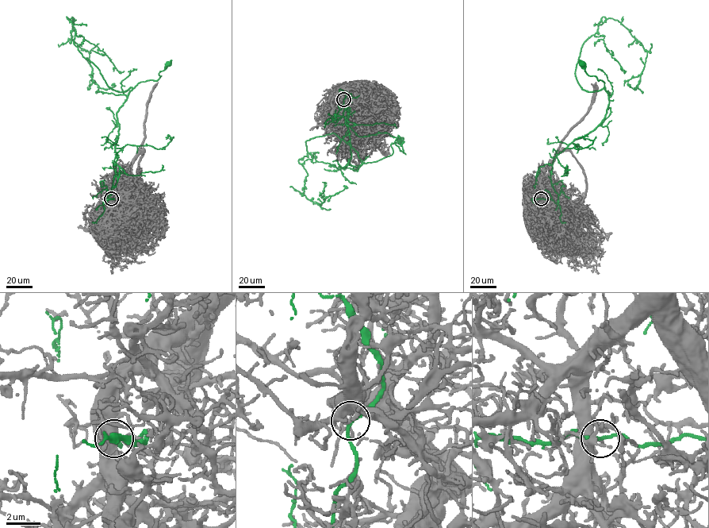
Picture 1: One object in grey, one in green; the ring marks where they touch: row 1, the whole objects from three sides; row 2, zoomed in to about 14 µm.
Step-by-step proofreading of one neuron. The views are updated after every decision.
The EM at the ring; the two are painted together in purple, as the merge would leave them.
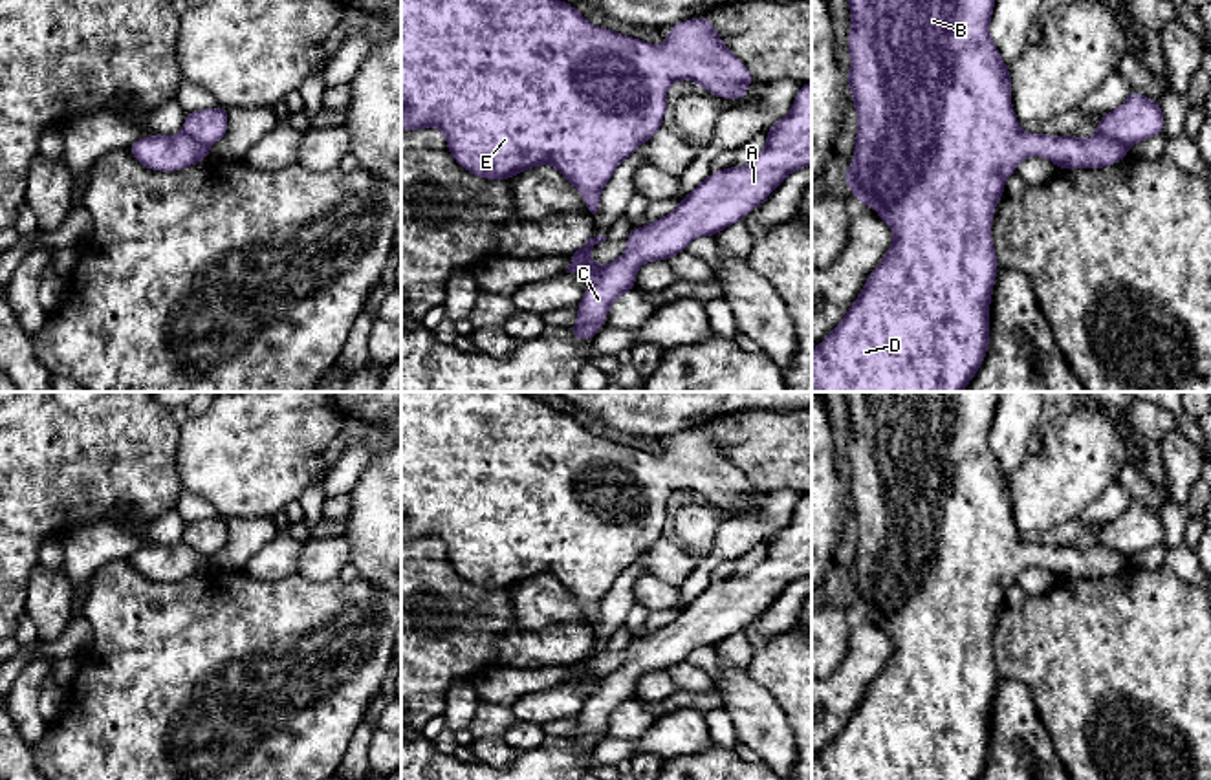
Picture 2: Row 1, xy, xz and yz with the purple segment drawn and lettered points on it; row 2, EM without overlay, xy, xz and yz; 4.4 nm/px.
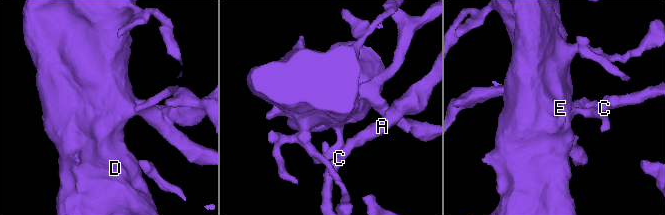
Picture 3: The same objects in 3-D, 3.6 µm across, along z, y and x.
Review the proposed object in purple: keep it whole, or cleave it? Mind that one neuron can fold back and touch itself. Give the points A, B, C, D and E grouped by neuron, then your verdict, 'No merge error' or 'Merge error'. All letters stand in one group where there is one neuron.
Groups: A C / B D E. Merge error

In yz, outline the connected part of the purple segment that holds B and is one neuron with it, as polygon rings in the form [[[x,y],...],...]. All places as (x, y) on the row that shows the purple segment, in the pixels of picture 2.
[[[848,0],[852,26],[848,33],[850,73],[846,82],[857,112],[857,135],[854,161],[846,168],[845,183],[854,192],[856,201],[870,205],[892,229],[894,242],[867,278],[845,319],[812,350],[812,392],[964,392],[984,363],[989,346],[989,302],[998,269],[991,223],[995,203],[1004,196],[1006,179],[1015,172],[1017,165],[1030,156],[1046,157],[1057,168],[1103,168],[1129,156],[1123,145],[1099,132],[1088,139],[1079,139],[1074,134],[1046,135],[1020,130],[1020,123],[1011,106],[1009,68],[1002,62],[989,35],[995,2],[997,0]]]

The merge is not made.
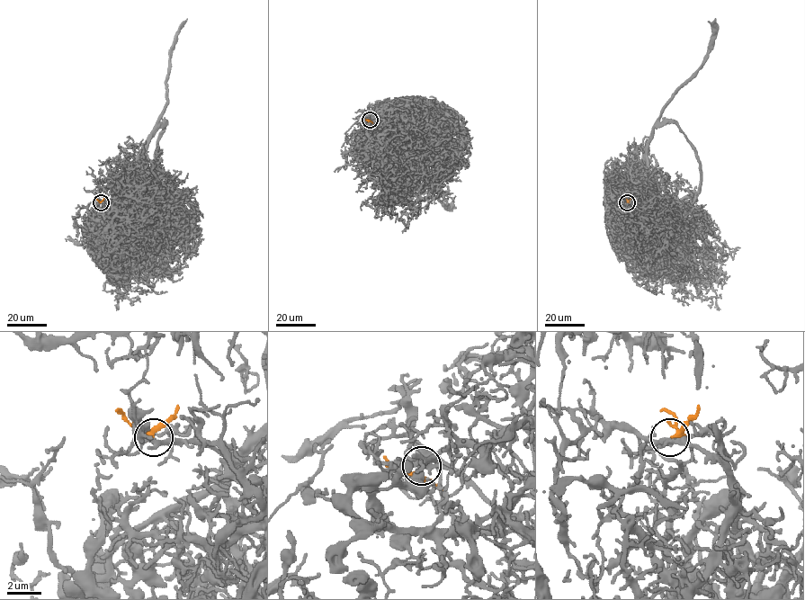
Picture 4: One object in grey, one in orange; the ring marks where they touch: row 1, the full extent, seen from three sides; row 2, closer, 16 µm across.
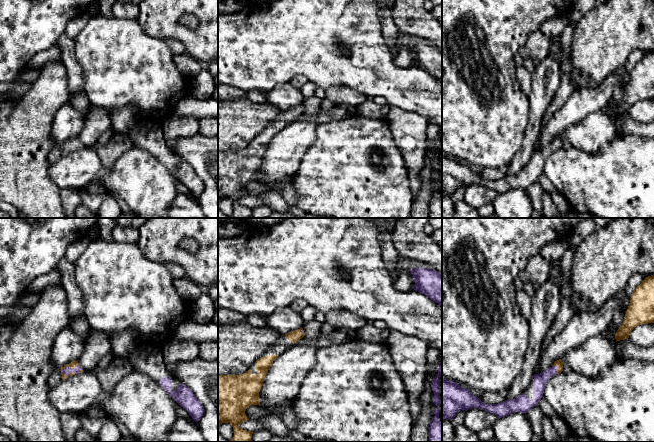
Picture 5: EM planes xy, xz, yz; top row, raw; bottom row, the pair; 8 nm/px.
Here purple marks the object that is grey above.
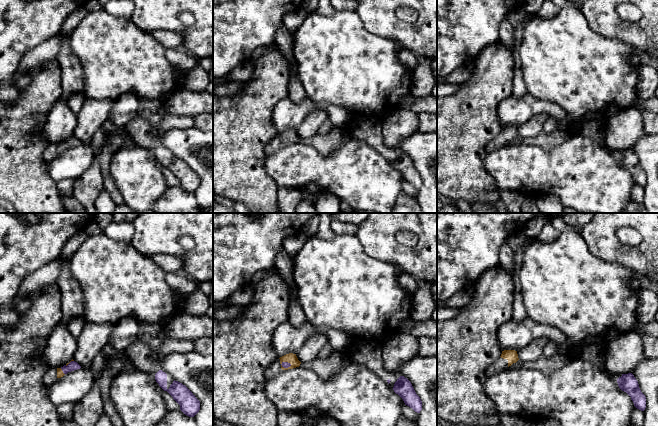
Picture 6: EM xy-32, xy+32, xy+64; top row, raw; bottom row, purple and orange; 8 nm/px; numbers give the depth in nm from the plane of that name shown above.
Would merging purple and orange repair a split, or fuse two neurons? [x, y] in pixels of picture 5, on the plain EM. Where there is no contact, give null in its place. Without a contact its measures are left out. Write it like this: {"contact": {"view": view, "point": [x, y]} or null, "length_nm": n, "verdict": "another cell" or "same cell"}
{"contact": {"view": "xy", "point": [74, 144]}, "length_nm": 180, "verdict": "same cell"}

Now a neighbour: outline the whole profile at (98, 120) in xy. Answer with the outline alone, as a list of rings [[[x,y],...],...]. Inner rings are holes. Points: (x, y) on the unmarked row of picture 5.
[[[91,105],[84,126],[77,136],[84,147],[92,147],[100,135],[111,127],[111,108]]]

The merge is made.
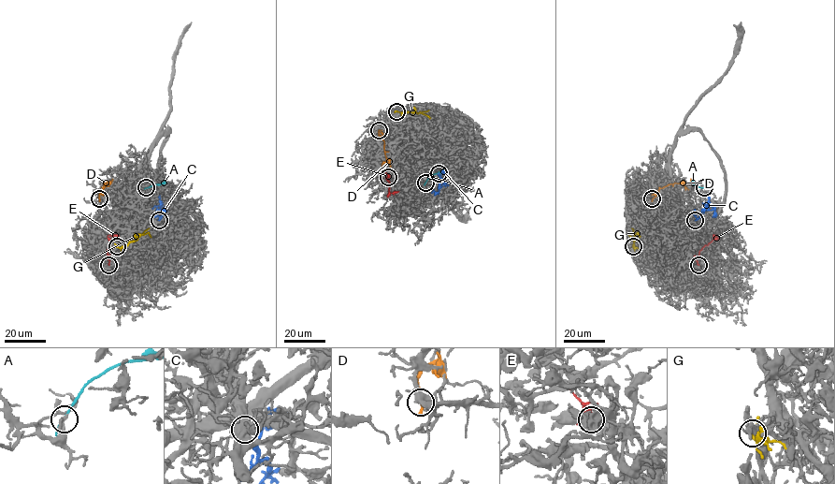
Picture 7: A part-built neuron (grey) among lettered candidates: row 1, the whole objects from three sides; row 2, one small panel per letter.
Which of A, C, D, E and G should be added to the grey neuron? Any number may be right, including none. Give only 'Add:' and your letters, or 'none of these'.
Add: C

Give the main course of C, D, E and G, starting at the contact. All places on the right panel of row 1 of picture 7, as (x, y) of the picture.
C: (695, 220), (702, 212), (714, 209), (712, 205), (714, 208)
D: (652, 199), (660, 188), (670, 183), (688, 183), (690, 179)
E: (698, 265), (696, 257), (699, 251), (712, 238)
G: (633, 246), (635, 235), (637, 233), (639, 237)

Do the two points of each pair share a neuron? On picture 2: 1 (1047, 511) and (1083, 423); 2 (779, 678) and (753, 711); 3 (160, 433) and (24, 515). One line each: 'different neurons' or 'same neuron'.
1: same neuron
2: different neurons
3: same neuron

